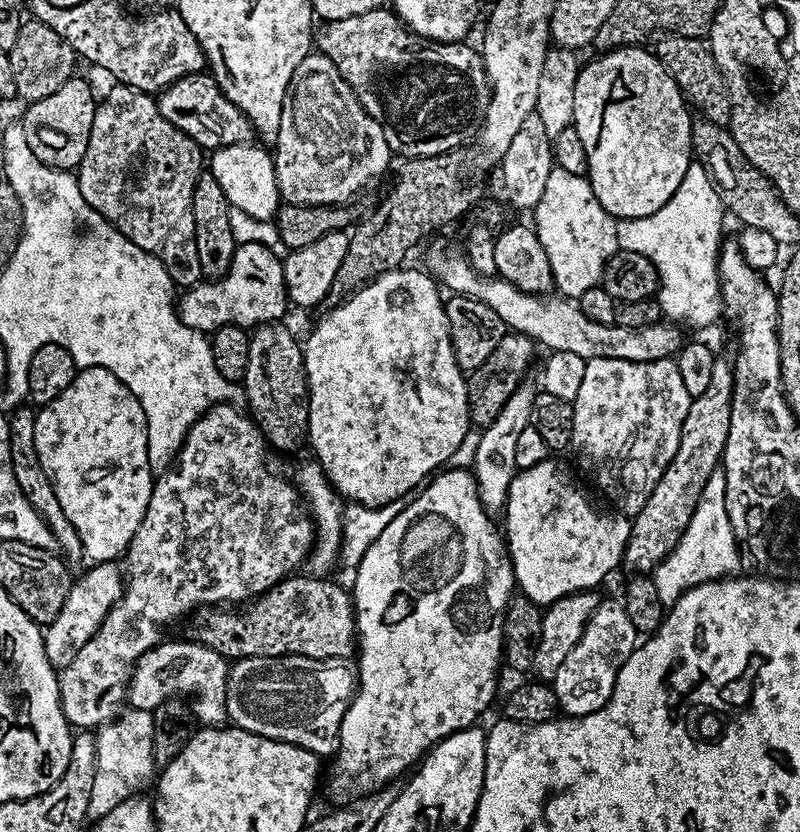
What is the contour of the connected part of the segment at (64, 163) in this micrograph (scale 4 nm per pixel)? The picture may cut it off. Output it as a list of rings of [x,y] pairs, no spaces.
[[[73,74],[69,80],[62,82],[54,94],[46,98],[31,101],[22,117],[26,146],[42,162],[51,168],[75,170],[80,167],[82,154],[86,154],[86,142],[90,142],[90,130],[94,126],[97,97],[92,97],[92,88],[80,77]]]

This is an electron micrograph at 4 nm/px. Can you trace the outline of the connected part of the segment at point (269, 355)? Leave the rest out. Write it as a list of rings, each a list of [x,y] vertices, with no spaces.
[[[284,322],[258,324],[251,329],[248,337],[250,354],[246,358],[246,374],[242,381],[242,396],[245,401],[248,399],[247,411],[277,453],[305,447],[308,435],[308,379],[304,373],[304,349],[286,325]]]

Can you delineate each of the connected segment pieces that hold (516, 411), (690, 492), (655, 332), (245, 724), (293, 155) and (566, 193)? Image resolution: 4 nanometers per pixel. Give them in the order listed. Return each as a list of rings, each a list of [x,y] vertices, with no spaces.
[[[525,378],[515,388],[494,422],[481,431],[481,437],[474,450],[472,473],[476,479],[476,492],[479,494],[480,504],[491,516],[499,515],[503,511],[509,484],[518,470],[515,463],[515,447],[518,446],[519,435],[531,425],[534,398],[538,391],[537,383],[531,380]]]
[[[717,358],[710,370],[710,383],[706,386],[703,394],[692,398],[690,410],[686,410],[686,422],[682,422],[682,434],[678,442],[678,450],[672,461],[666,466],[662,478],[654,486],[650,498],[646,498],[646,506],[632,520],[632,529],[628,545],[624,551],[623,567],[629,568],[632,574],[648,574],[659,566],[664,559],[672,553],[672,548],[678,546],[686,526],[690,526],[690,518],[698,506],[698,498],[710,478],[710,474],[718,471],[726,446],[726,438],[730,434],[730,410],[732,409],[732,395],[734,394],[734,374],[732,364],[724,361],[724,358]]]
[[[468,274],[468,296],[478,301],[484,301],[500,318],[505,327],[511,331],[522,333],[530,337],[535,343],[546,346],[550,352],[571,352],[580,358],[590,361],[594,358],[618,358],[619,361],[648,362],[660,361],[673,357],[682,347],[679,327],[661,322],[654,326],[630,328],[620,327],[617,324],[593,322],[582,314],[579,305],[573,301],[554,296],[541,296],[518,290],[512,283],[501,280],[499,277],[470,276]]]
[[[247,656],[231,661],[226,682],[225,710],[233,725],[247,732],[302,746],[321,758],[331,757],[339,747],[340,727],[358,687],[354,668],[343,659],[319,660],[305,656]]]
[[[315,50],[302,58],[298,70],[294,70],[294,78],[290,78],[274,151],[280,199],[289,204],[346,204],[355,201],[355,196],[371,180],[378,179],[387,170],[388,163],[394,160],[394,153],[384,137],[384,127],[366,114],[356,92],[336,73],[330,58]]]
[[[553,166],[534,215],[536,237],[546,250],[546,258],[550,258],[555,291],[564,298],[578,298],[586,294],[586,290],[597,287],[604,279],[606,262],[621,247],[616,229],[617,219],[600,205],[598,198],[594,198],[587,175],[580,173],[579,176],[568,168]]]

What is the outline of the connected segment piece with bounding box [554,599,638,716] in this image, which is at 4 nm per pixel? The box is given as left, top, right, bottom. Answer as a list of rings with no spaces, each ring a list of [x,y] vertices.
[[[601,599],[596,611],[589,618],[588,625],[584,627],[582,638],[578,638],[574,650],[566,654],[566,662],[558,666],[554,687],[561,713],[585,716],[597,712],[610,698],[621,666],[637,646],[638,633],[634,630],[634,622],[630,622],[623,603],[619,599]]]

